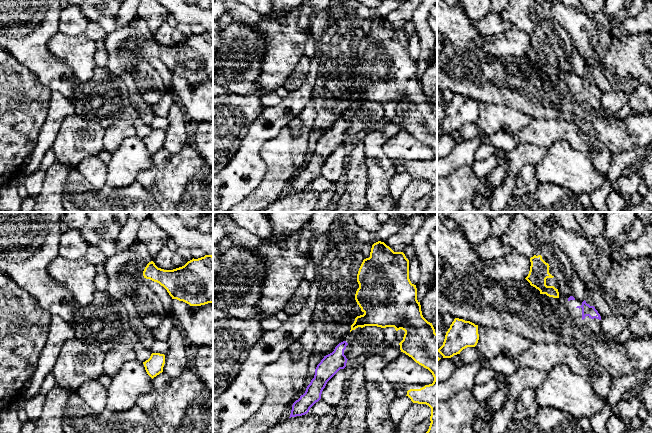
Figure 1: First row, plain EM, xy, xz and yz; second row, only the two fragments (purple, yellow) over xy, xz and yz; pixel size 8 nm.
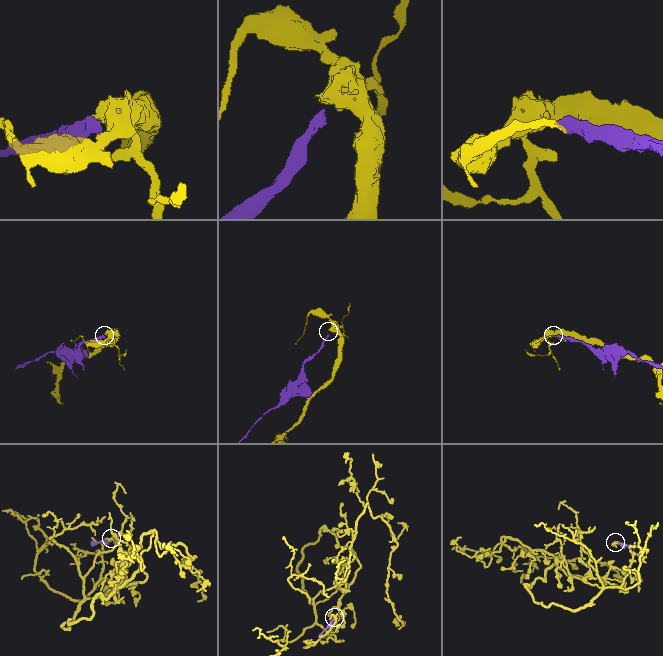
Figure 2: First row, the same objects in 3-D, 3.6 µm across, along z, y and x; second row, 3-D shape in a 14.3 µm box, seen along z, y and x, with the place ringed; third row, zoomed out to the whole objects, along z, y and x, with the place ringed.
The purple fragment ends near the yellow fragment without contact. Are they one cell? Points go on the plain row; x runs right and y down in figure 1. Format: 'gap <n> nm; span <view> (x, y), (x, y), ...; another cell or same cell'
gap 80 nm; span yz (568, 74), (558, 73); another cell

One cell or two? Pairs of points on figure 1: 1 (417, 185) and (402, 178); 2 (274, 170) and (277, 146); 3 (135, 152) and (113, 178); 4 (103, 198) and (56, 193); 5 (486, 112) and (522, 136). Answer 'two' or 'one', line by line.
1: two
2: one
3: one
4: two
5: two

